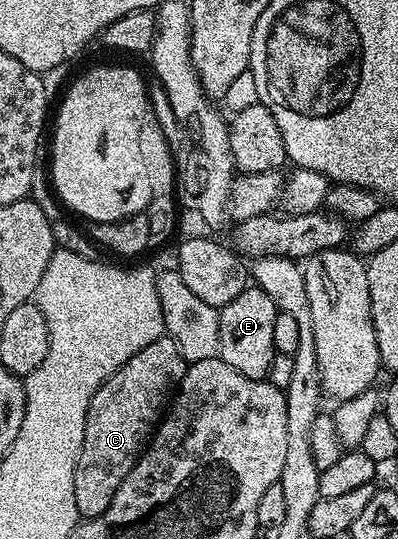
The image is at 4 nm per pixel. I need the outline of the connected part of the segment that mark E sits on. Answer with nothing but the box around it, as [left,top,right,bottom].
[219,284,279,379]

